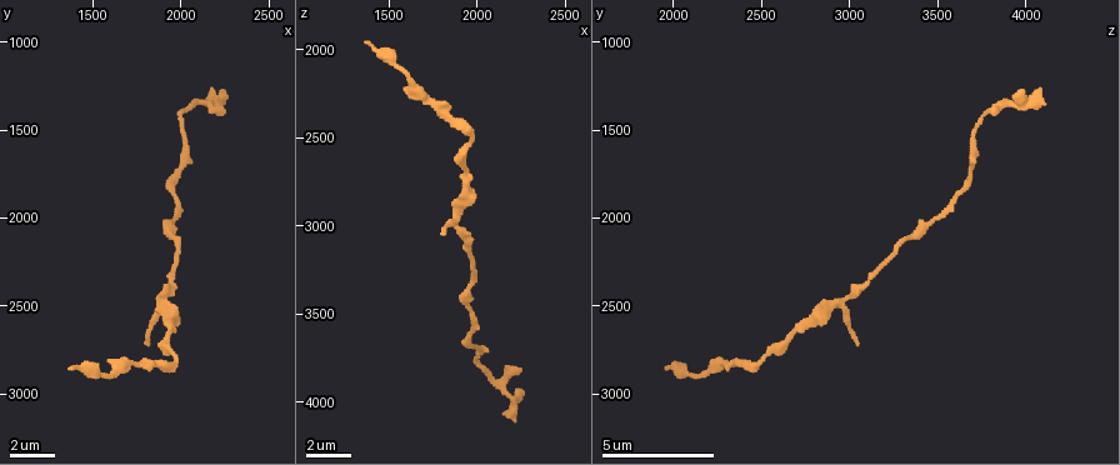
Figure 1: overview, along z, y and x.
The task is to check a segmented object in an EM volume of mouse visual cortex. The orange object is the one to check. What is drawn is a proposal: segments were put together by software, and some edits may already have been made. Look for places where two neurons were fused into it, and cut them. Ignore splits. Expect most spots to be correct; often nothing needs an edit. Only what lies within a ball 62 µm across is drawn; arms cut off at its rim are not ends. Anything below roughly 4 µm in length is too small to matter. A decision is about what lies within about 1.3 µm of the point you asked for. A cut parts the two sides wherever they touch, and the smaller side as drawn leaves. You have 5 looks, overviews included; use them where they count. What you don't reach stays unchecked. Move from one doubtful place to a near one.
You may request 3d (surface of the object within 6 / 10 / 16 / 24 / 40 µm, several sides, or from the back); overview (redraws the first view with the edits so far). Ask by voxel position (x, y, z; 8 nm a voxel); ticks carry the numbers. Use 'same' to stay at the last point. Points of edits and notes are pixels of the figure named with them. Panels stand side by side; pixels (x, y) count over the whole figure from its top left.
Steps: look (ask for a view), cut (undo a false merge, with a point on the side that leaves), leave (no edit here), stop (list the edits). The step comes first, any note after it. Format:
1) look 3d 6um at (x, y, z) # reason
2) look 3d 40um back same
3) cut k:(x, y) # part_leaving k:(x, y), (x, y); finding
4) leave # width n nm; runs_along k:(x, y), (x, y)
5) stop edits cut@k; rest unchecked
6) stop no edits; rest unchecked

look 3d 16um at (1940, 2340, 3120)

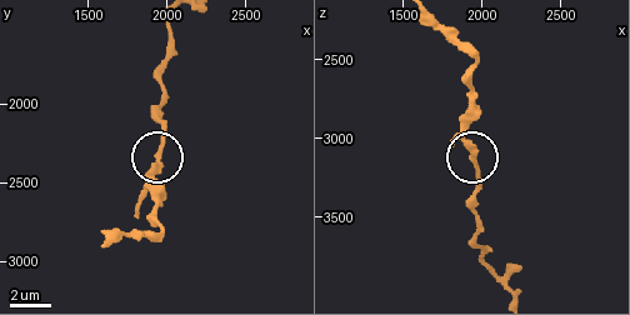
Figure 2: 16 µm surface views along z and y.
leave # side_arm 13 um; all the same neuron

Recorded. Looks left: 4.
look 3d 10um at (1980, 2780, 2520) # thin neck

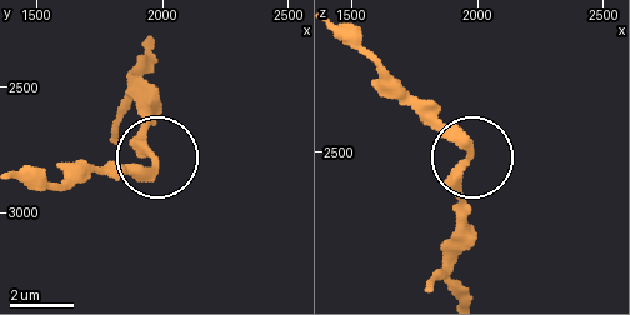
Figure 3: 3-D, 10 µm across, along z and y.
leave # runs_along 3:(463, 288), (454, 271), (454, 183), (468, 150), (400, 80); continuous, no second neuron

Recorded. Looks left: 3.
look 3d 16um at (1580, 2880, 2140) # narrows sharply

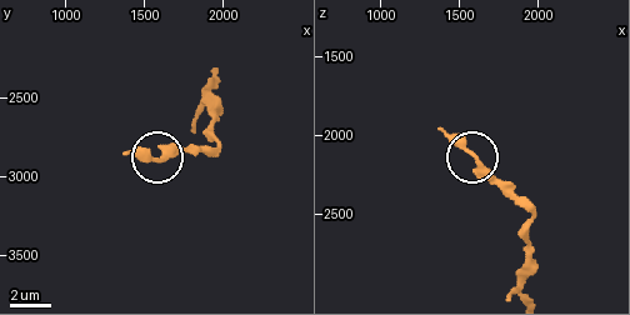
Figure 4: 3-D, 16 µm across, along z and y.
look 3d 16um back same

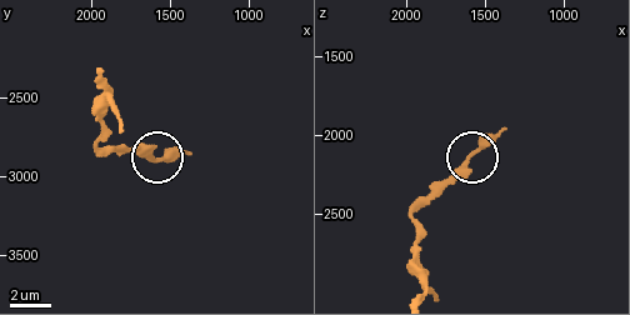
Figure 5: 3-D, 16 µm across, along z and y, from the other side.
leave # runs_along 5:(419, 294), (420, 233), (415, 213), (504, 129); all the same neuron

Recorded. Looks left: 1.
stop no edits; rest unchecked

